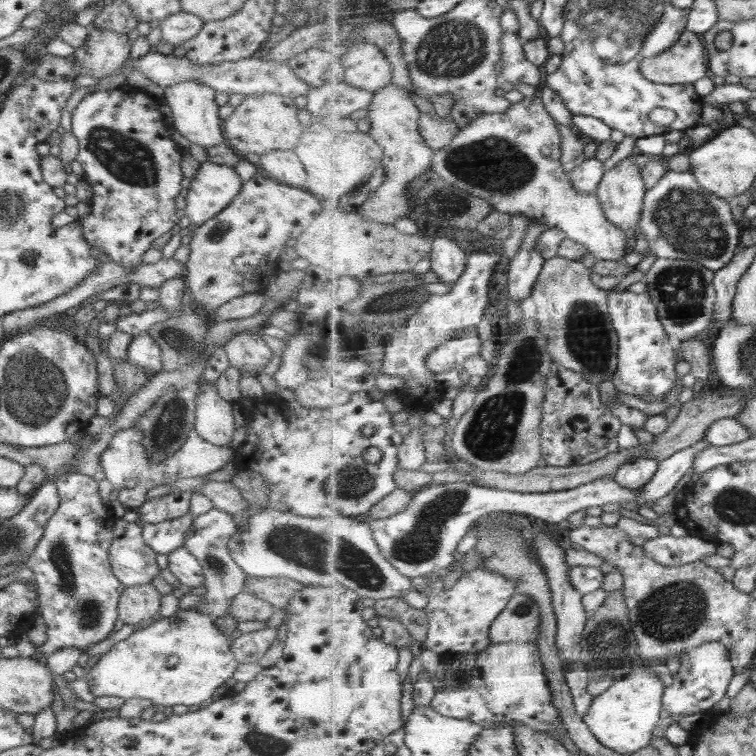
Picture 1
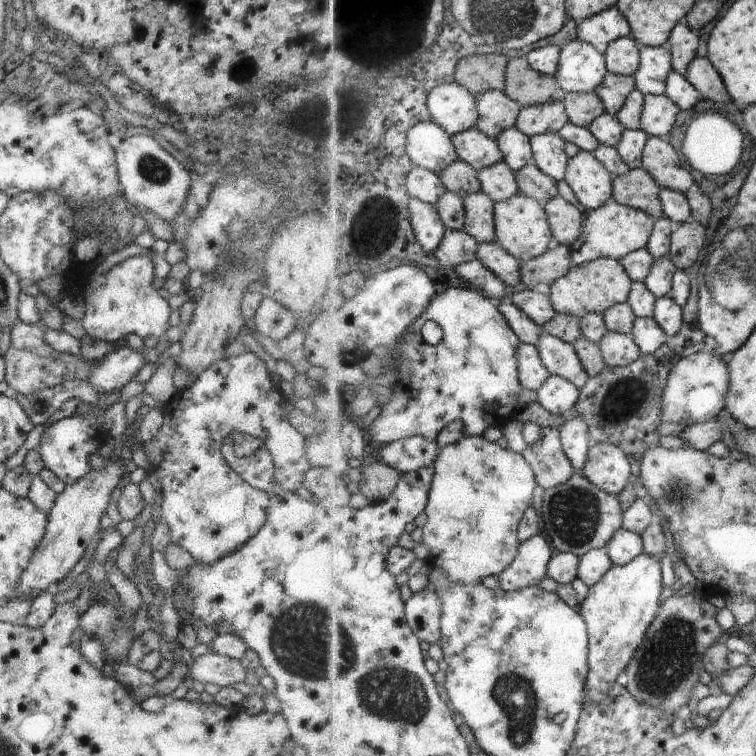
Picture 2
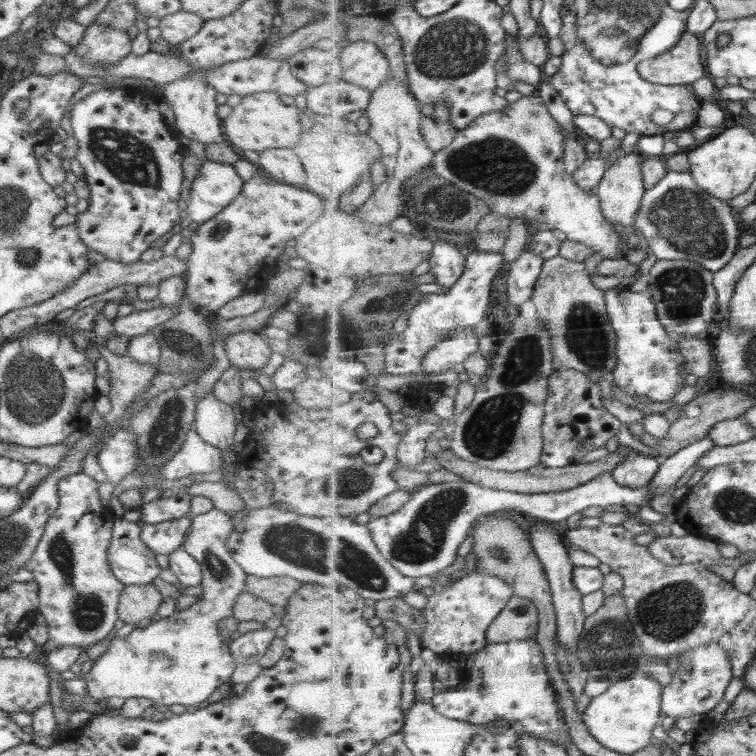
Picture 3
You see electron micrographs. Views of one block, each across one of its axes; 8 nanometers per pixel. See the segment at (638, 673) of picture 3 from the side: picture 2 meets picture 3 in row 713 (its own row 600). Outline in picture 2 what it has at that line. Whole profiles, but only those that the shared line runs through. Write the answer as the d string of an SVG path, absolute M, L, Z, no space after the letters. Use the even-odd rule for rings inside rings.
M645 552L628 566L614 565L598 584L590 587L590 594L582 604L582 616L589 624L590 674L586 694L590 700L602 704L610 698L618 676L626 673L634 656L646 642L654 619L661 611L664 594L662 560Z

